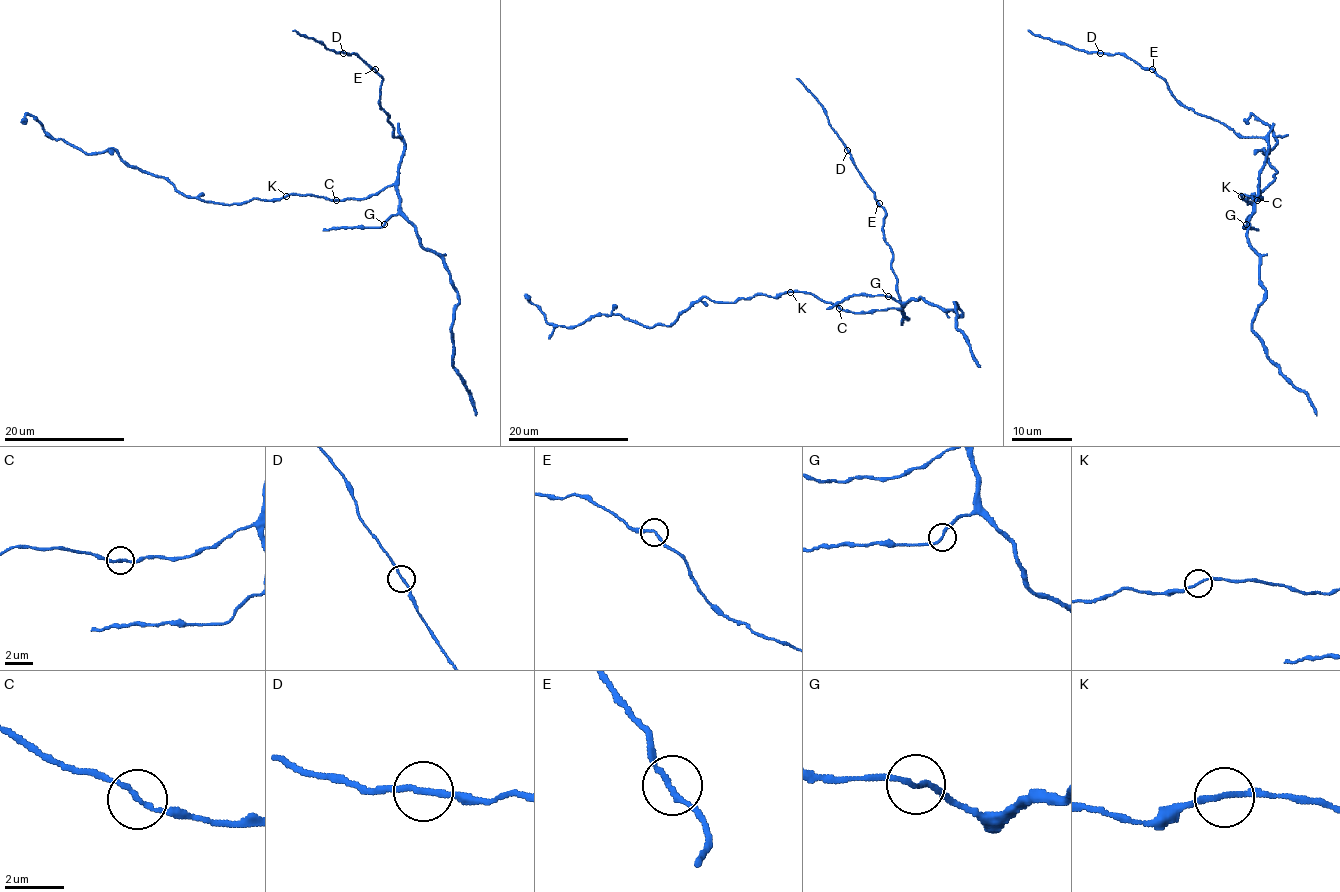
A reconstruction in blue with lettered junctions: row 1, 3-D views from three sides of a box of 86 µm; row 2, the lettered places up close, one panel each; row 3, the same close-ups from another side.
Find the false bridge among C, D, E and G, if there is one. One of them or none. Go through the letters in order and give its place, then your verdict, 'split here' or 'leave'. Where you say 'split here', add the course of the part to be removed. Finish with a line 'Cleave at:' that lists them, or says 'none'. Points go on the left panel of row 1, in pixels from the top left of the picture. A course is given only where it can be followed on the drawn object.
C: at (336, 200); leave
D: at (343, 53); leave
E: at (375, 69); leave
G: at (384, 224); leave
Cleave at: none

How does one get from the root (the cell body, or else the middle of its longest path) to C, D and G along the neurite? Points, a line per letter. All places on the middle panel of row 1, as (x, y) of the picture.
C: (854, 313), (839, 308)
D: (854, 313), (898, 308), (907, 319), (891, 268), (892, 251), (883, 233), (886, 212), (847, 150)
G: (854, 313), (900, 308), (903, 305), (888, 296)

